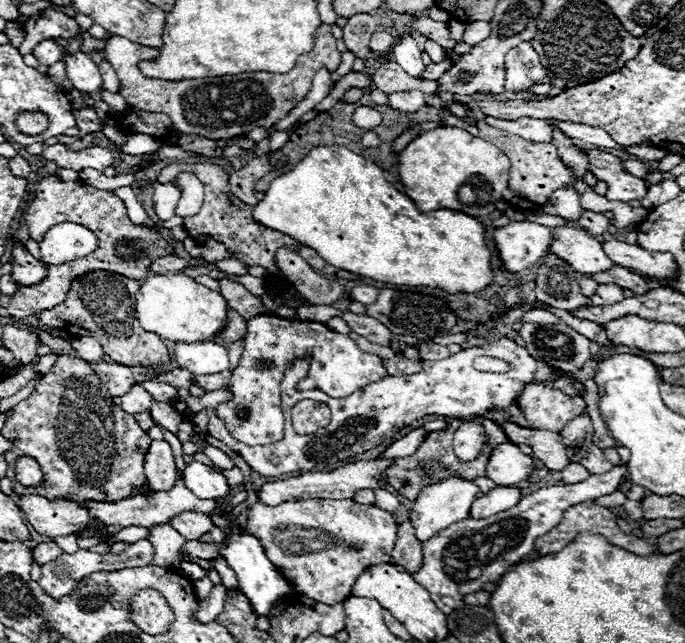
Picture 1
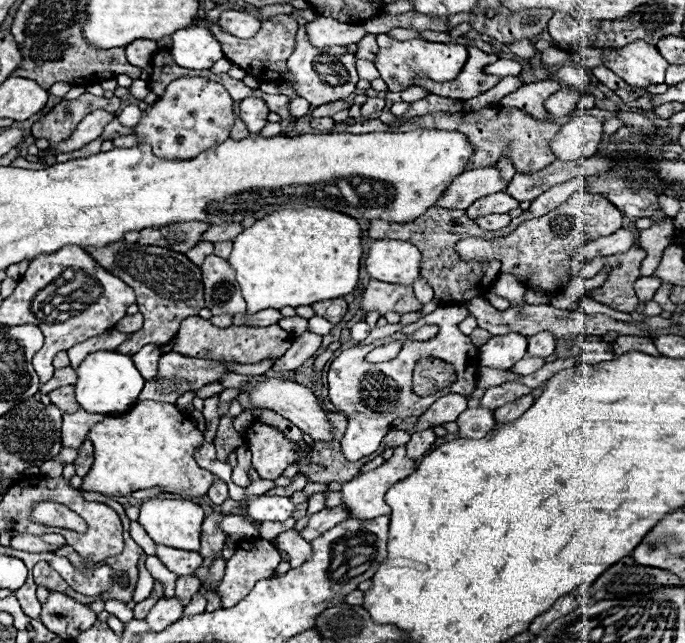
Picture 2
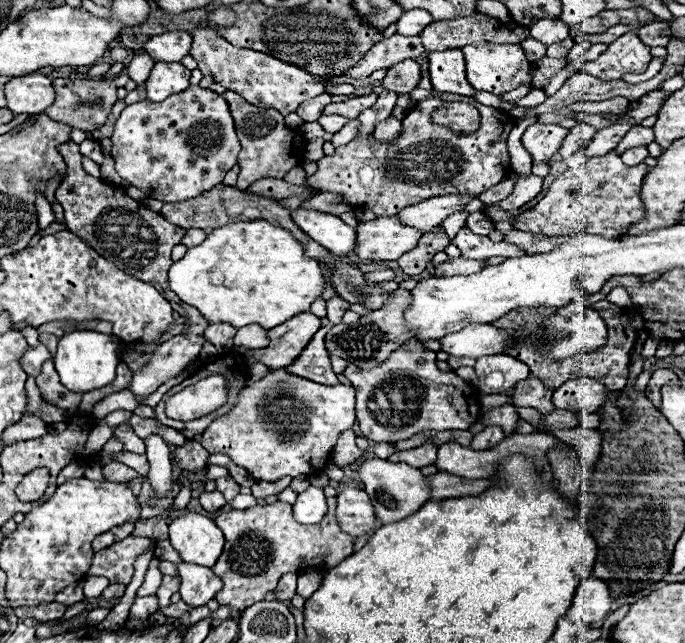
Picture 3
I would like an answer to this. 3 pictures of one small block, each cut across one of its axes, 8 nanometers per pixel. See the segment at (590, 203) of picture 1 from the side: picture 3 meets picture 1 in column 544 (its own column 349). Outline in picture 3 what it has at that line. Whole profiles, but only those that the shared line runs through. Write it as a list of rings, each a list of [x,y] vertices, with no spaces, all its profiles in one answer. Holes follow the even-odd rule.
[[[432,92],[432,98],[418,102],[406,114],[406,118],[402,120],[402,128],[402,136],[396,138],[392,144],[382,144],[376,140],[352,140],[350,144],[336,148],[336,154],[324,156],[318,162],[316,174],[306,178],[302,186],[294,186],[284,180],[264,178],[246,188],[246,192],[272,200],[282,200],[288,196],[310,198],[318,192],[338,192],[346,196],[350,204],[370,208],[378,216],[394,216],[402,208],[434,196],[480,194],[506,178],[510,170],[506,146],[508,124],[500,118],[500,110],[484,106],[473,97]],[[448,101],[474,104],[480,110],[480,136],[456,136],[454,132],[440,132],[438,126],[430,124],[432,110]]]

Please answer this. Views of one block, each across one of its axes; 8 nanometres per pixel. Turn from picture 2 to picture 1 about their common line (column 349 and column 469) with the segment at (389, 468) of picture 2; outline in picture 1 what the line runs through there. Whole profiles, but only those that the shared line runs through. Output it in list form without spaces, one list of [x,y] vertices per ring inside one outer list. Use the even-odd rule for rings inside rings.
[[[442,480],[440,484],[432,484],[430,488],[424,488],[424,492],[420,492],[418,500],[410,510],[410,524],[416,530],[416,538],[420,542],[426,542],[434,534],[448,528],[450,524],[466,520],[470,512],[470,504],[476,500],[474,498],[476,492],[478,492],[478,486],[468,480]]]

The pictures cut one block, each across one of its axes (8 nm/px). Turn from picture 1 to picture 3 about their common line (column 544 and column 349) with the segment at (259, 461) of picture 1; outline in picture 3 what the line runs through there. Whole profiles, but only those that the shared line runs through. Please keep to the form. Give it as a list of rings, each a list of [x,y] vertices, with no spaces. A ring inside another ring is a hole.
[[[416,340],[400,346],[388,360],[370,370],[348,364],[344,376],[356,388],[356,418],[364,438],[372,442],[400,442],[422,430],[468,430],[480,416],[478,390],[464,382],[454,372],[442,372],[436,368],[436,354],[424,350]],[[424,358],[432,378],[418,374],[418,360]]]

